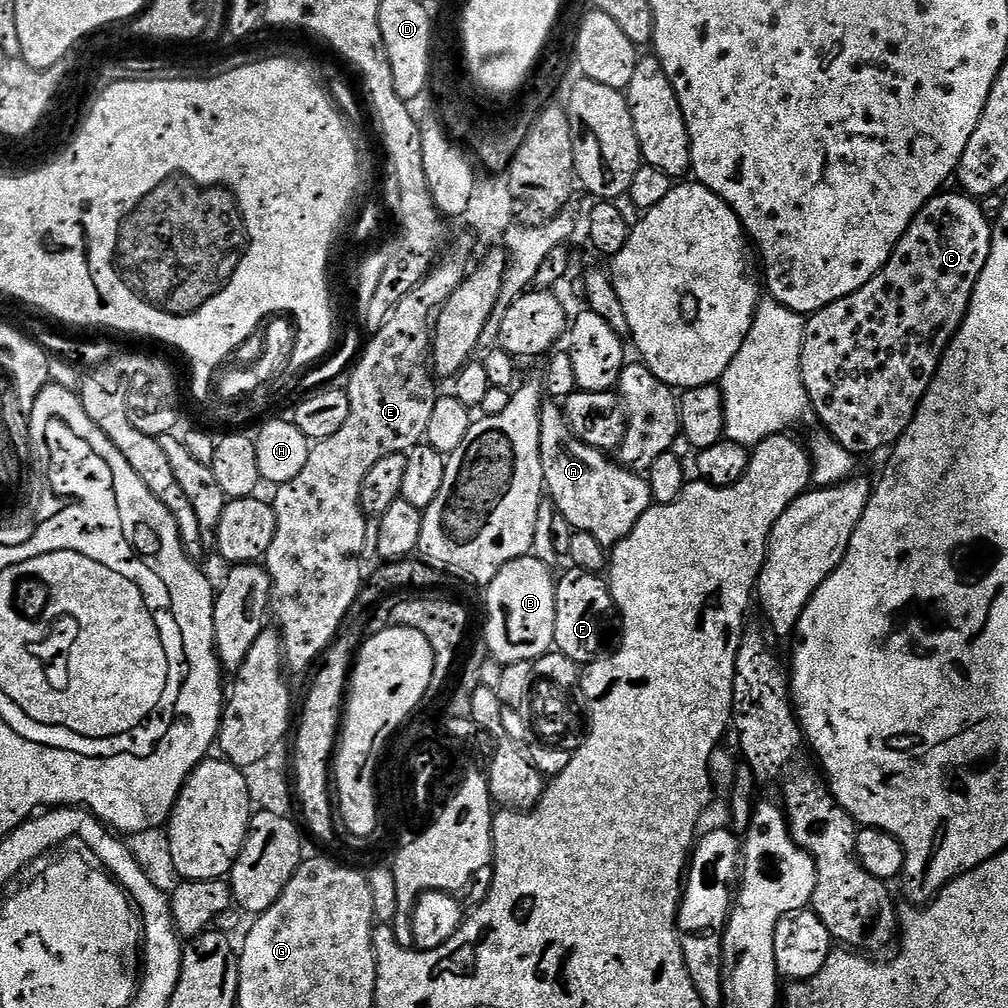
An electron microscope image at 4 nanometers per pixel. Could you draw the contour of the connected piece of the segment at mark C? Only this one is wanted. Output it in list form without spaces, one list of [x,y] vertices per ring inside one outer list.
[[[941,191],[939,194],[927,200],[922,210],[910,222],[906,234],[896,243],[896,249],[890,254],[890,258],[884,263],[884,268],[866,286],[862,286],[854,294],[842,298],[838,302],[830,302],[822,310],[811,313],[807,317],[804,326],[804,341],[802,342],[802,354],[800,355],[800,369],[802,370],[802,382],[806,386],[808,402],[814,416],[821,420],[826,431],[833,436],[839,444],[846,446],[858,458],[864,458],[871,452],[880,452],[891,449],[902,438],[906,426],[914,418],[926,390],[930,390],[930,382],[936,376],[938,366],[944,357],[944,351],[950,346],[954,334],[962,326],[962,322],[968,313],[970,298],[974,294],[974,286],[986,266],[986,258],[990,258],[990,246],[992,245],[993,221],[979,208],[977,201],[963,191],[956,192]]]

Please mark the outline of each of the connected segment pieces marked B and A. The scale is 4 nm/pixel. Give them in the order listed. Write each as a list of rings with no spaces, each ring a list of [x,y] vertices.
[[[529,554],[502,566],[486,586],[488,625],[484,628],[484,640],[492,651],[489,652],[491,659],[500,661],[502,665],[523,660],[534,662],[553,647],[556,580],[552,572],[549,565]]]
[[[556,402],[548,403],[540,410],[540,457],[547,495],[554,502],[559,516],[566,518],[566,522],[570,522],[575,531],[598,538],[605,550],[611,550],[618,542],[622,542],[622,538],[626,538],[626,534],[630,534],[630,530],[634,530],[638,518],[642,518],[642,514],[646,514],[646,510],[652,507],[654,501],[650,486],[643,475],[625,468],[623,464],[610,458],[609,453],[600,452],[594,446],[579,440],[564,417],[563,407]]]

